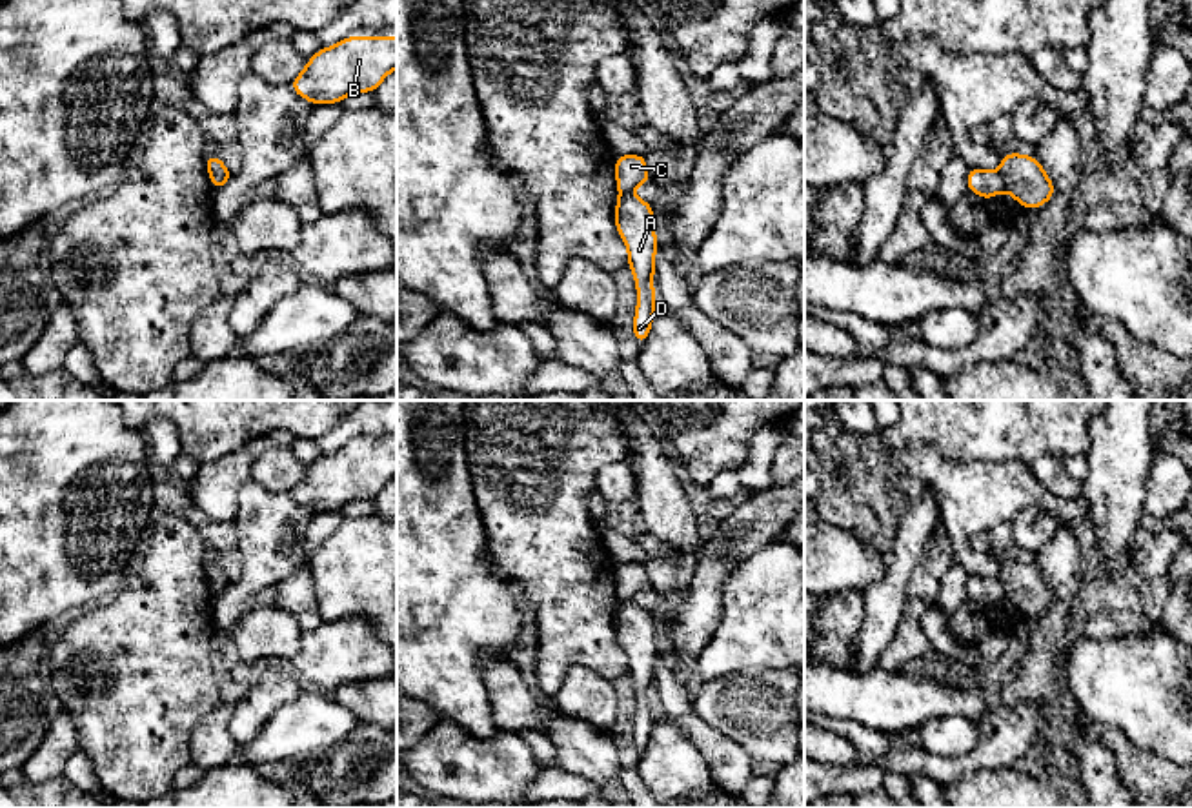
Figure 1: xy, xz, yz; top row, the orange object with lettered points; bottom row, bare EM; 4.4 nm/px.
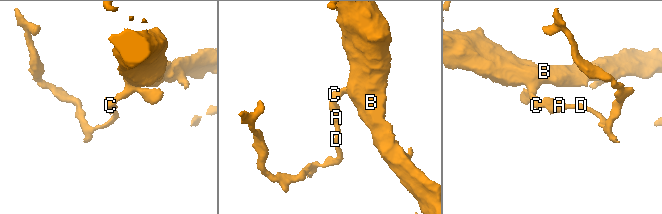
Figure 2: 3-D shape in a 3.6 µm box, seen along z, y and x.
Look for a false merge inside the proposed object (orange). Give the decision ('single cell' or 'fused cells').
fused cells

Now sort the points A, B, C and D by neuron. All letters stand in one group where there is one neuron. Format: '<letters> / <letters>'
A D / B C

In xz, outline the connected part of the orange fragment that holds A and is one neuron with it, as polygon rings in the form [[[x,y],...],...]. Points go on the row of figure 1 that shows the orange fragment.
[[[619,193],[615,204],[615,227],[628,249],[628,268],[637,288],[637,306],[633,317],[633,335],[642,346],[650,335],[657,308],[653,275],[655,275],[655,213],[652,204],[637,198],[633,193]]]

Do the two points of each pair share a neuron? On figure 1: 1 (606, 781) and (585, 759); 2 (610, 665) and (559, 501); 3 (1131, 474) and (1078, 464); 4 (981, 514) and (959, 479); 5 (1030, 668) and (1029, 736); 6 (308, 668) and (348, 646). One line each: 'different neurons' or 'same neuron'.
1: same neuron
2: same neuron
3: different neurons
4: same neuron
5: different neurons
6: same neuron

